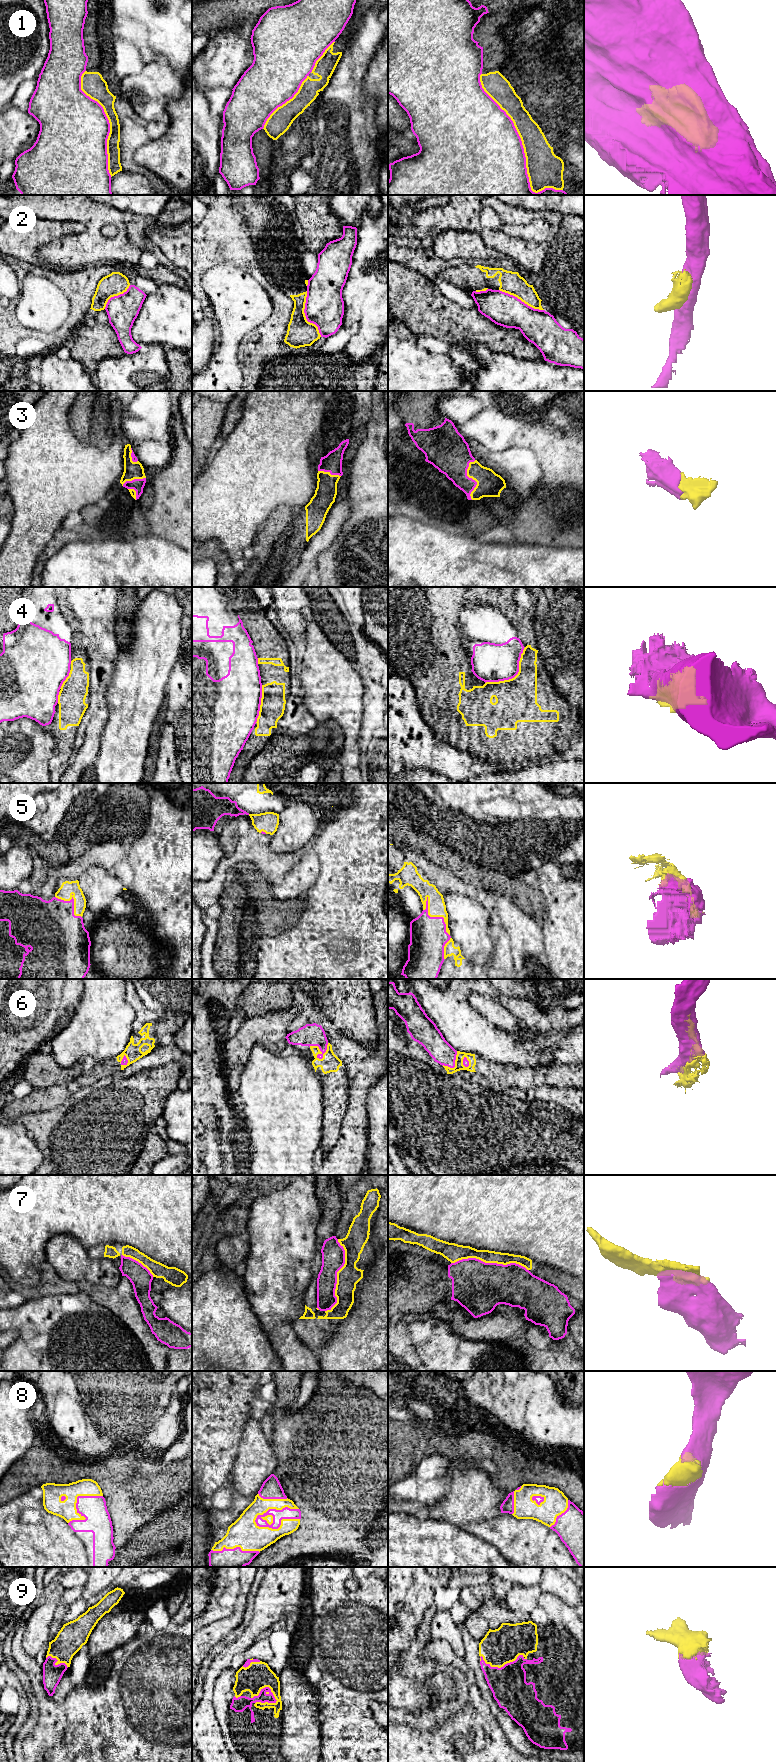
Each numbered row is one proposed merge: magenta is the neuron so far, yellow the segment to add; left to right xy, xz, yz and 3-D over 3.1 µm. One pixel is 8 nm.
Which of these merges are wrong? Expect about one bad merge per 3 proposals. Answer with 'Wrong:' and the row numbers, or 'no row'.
Wrong: 1, 2, 4, 7

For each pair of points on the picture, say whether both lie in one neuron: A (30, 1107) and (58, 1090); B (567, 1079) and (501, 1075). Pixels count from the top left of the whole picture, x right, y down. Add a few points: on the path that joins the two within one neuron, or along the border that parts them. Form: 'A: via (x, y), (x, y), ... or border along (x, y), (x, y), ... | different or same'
A: via (37, 1101), (51, 1097) | same
B: via (551, 1077), (517, 1077) | same

